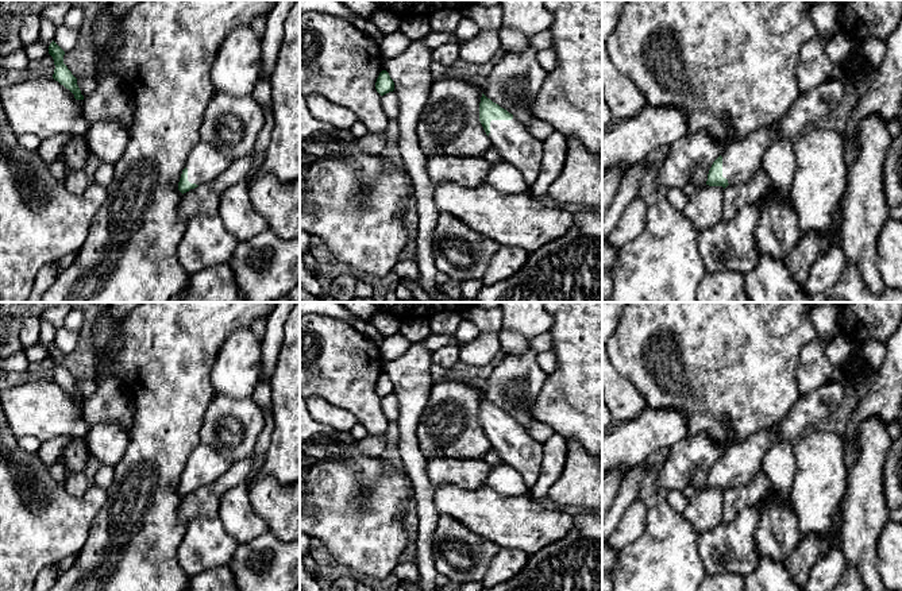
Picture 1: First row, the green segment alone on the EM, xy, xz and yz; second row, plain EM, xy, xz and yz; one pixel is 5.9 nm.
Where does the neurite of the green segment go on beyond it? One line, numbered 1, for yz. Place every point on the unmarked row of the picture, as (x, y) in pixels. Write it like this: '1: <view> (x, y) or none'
1: yz (740, 463)

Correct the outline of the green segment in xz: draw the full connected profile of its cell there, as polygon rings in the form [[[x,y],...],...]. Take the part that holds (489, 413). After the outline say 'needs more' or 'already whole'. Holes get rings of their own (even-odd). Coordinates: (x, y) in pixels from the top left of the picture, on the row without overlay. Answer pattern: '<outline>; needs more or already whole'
[[[483,395],[479,424],[502,463],[514,468],[531,488],[541,471],[543,443],[533,440],[524,426]]]; needs more

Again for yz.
[[[830,379],[807,395],[799,395],[787,414],[771,428],[753,433],[731,447],[712,467],[706,487],[722,488],[745,486],[762,471],[763,459],[774,437],[794,444],[809,428],[826,420],[843,402],[845,386]]]; needs more

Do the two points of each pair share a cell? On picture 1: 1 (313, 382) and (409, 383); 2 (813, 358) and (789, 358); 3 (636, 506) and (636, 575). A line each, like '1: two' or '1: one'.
1: two
2: two
3: two

